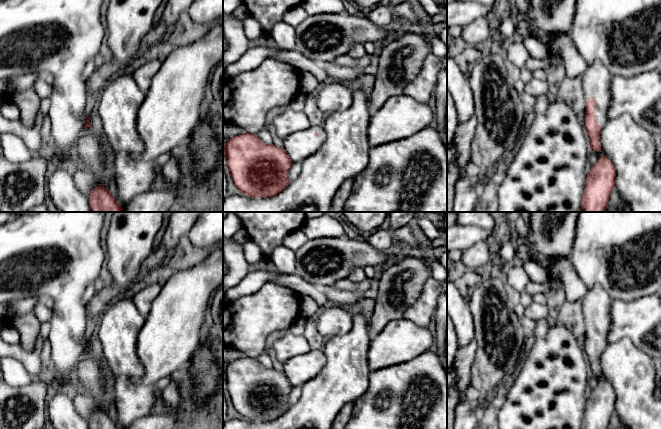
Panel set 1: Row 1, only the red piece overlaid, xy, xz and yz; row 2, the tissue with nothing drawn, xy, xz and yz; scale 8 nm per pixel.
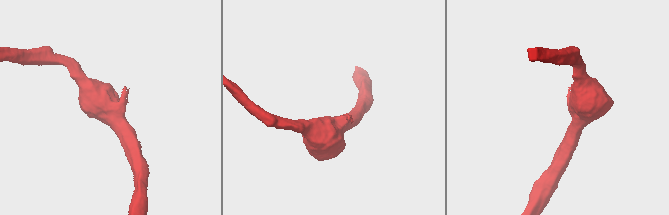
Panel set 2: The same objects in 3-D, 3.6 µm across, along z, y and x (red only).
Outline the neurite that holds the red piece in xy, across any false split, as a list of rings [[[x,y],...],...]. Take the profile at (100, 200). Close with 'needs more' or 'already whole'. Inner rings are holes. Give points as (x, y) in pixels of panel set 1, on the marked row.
[[[102,184],[90,193],[88,200],[91,212],[123,212],[116,198]]]; already whole

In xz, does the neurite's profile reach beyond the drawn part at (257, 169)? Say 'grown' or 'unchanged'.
grown

